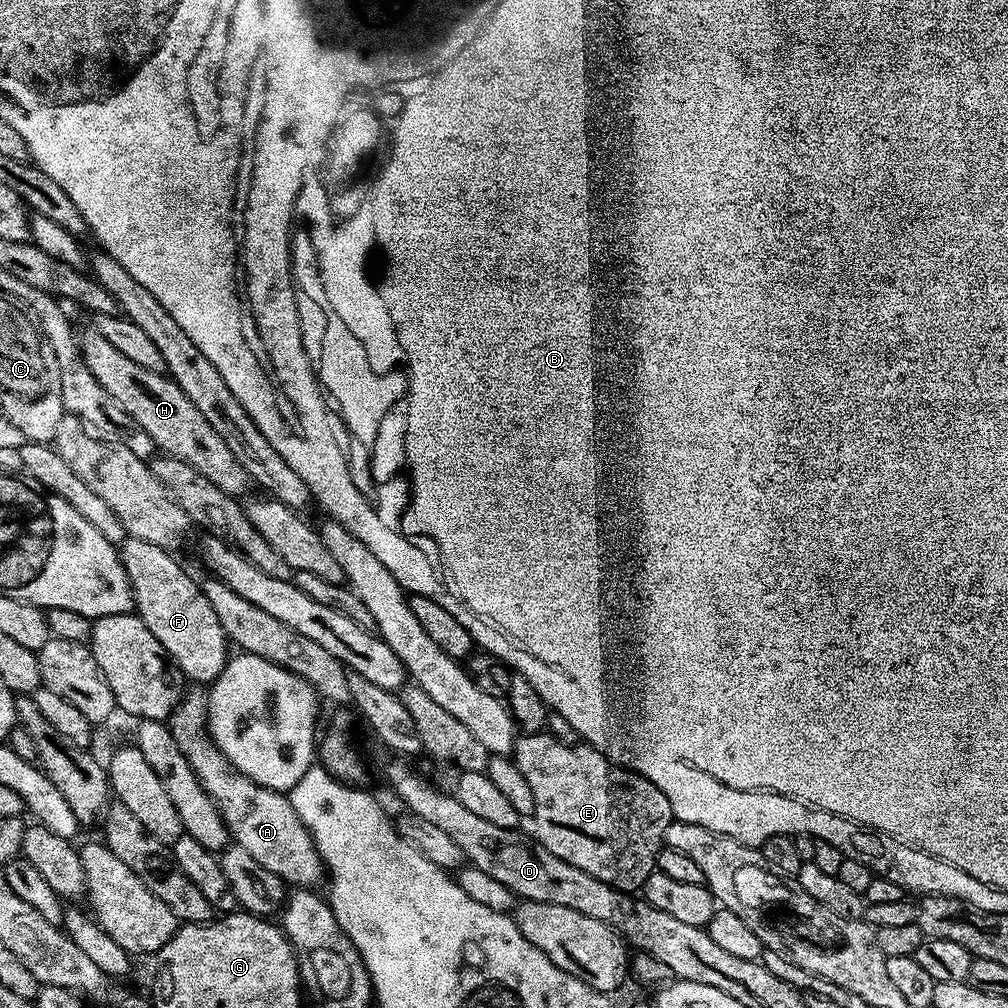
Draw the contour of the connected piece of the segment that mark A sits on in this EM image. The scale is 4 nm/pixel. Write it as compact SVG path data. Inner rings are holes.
M185 691L179 706L172 711L172 715L166 721L169 730L174 734L174 742L178 742L178 750L182 750L182 754L186 754L197 780L206 790L206 794L210 794L210 798L215 802L216 809L222 814L224 824L228 827L229 837L235 843L240 844L242 850L247 850L257 862L262 862L262 866L266 866L266 870L278 874L278 878L282 878L285 885L315 889L316 883L320 879L322 881L325 879L326 869L324 861L321 860L318 850L314 846L312 835L308 833L308 827L302 822L302 818L298 818L291 799L285 793L275 792L254 783L249 776L243 776L221 754L220 749L216 747L206 731L208 726L208 698L203 691L200 692Z

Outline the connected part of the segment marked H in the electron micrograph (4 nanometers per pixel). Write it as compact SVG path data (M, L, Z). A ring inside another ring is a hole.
M91 330L85 332L84 337L79 337L78 343L80 355L84 357L90 374L98 378L102 390L106 390L106 394L110 394L110 398L114 398L114 402L118 402L118 406L130 414L132 421L150 434L153 445L161 453L194 466L202 478L210 478L210 482L214 482L214 486L228 496L243 497L243 492L250 488L246 470L242 470L238 458L230 454L230 446L226 446L222 434L218 434L218 430L206 422L198 406L194 406L194 402L182 394L179 386L167 375L145 370L138 366L138 362L130 362L130 358L118 354L118 350L114 350L114 346L110 346L102 334Z

